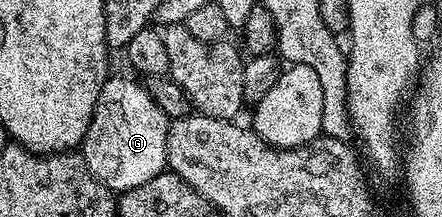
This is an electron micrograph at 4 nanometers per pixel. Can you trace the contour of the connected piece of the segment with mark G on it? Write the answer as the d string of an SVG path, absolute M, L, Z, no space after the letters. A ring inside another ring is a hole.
M116 73L106 78L83 144L89 172L114 193L151 181L151 177L166 170L169 158L171 120L149 95L148 89L133 79L124 79Z

